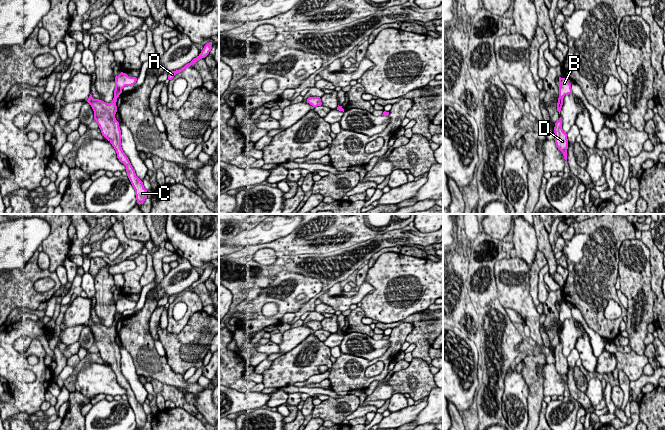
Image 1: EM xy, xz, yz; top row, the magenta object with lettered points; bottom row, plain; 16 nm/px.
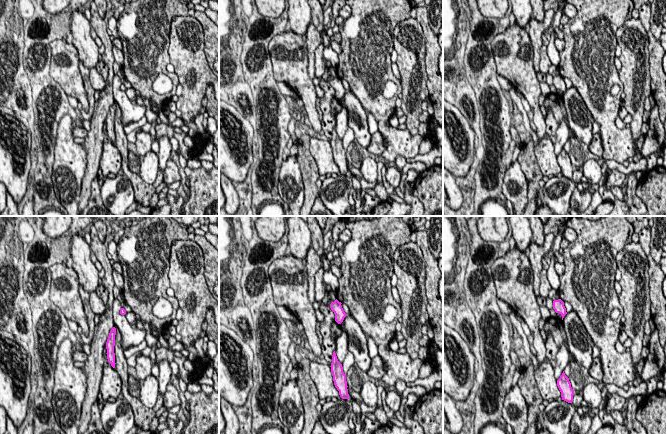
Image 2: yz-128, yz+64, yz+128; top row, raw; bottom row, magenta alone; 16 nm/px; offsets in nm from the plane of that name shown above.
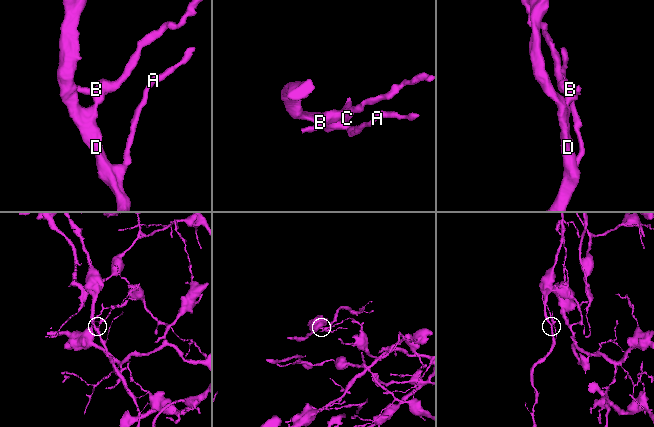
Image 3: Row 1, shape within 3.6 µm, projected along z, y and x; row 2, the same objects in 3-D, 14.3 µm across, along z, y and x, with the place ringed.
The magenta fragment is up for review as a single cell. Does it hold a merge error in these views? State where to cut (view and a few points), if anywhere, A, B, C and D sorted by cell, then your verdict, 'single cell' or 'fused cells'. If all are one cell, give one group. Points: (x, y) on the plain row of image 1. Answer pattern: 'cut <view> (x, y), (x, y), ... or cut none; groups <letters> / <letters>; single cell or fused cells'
cut yz (559, 320), (562, 323); groups A C D / B; fused cells

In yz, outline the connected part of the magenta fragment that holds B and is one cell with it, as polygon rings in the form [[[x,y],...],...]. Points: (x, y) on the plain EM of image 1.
[[[559,301],[559,321],[563,323],[568,318],[572,318],[571,308],[567,303]]]

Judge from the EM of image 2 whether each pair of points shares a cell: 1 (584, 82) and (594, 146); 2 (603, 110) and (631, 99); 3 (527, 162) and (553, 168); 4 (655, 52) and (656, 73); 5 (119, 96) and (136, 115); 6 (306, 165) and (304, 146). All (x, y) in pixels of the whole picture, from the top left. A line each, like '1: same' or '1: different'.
1: different
2: different
3: different
4: same
5: same
6: same

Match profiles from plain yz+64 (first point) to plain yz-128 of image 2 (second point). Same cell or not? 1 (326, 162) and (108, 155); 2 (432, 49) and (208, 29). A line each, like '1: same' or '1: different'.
1: same
2: same

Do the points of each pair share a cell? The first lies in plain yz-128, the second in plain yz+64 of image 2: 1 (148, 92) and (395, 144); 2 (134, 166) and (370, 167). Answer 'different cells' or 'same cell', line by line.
1: same cell
2: different cells

